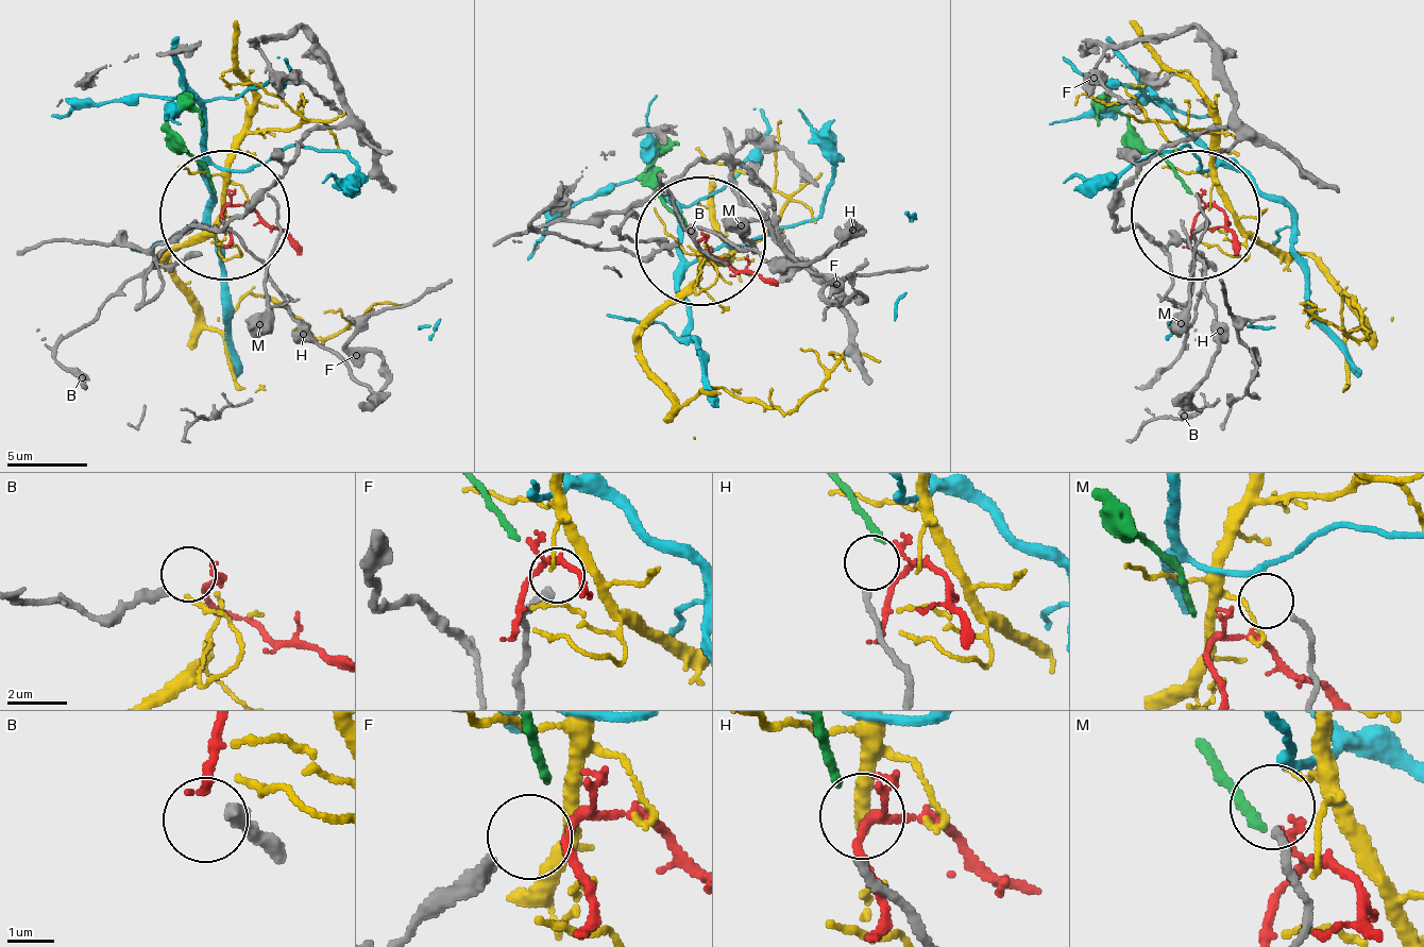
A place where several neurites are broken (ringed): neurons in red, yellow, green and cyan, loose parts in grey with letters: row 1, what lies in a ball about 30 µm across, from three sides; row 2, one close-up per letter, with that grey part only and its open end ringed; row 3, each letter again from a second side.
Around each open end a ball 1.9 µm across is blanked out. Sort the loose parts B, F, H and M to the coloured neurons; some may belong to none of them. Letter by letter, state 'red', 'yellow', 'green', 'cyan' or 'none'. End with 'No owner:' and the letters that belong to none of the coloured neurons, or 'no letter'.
B: red
F: none
H: green
M: cyan
No owner: F

